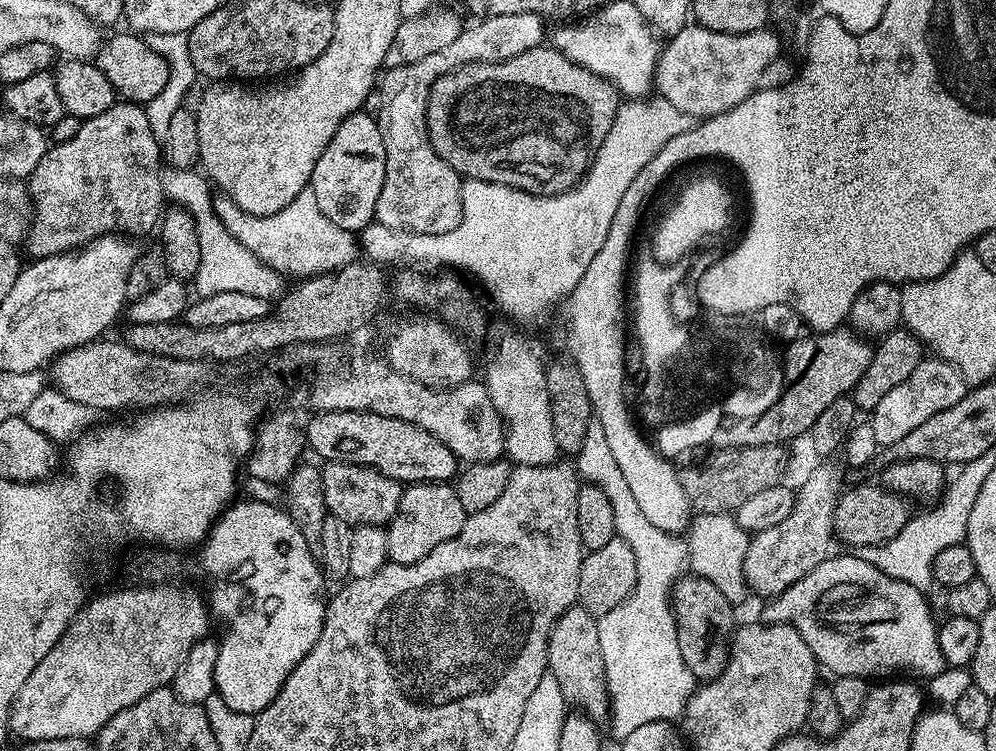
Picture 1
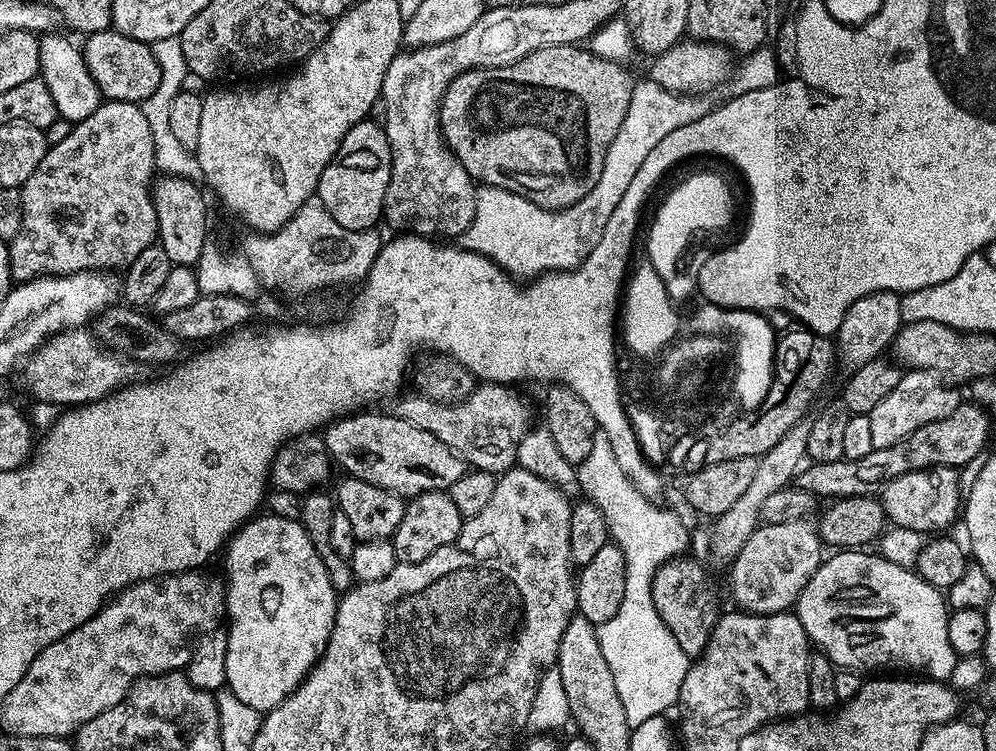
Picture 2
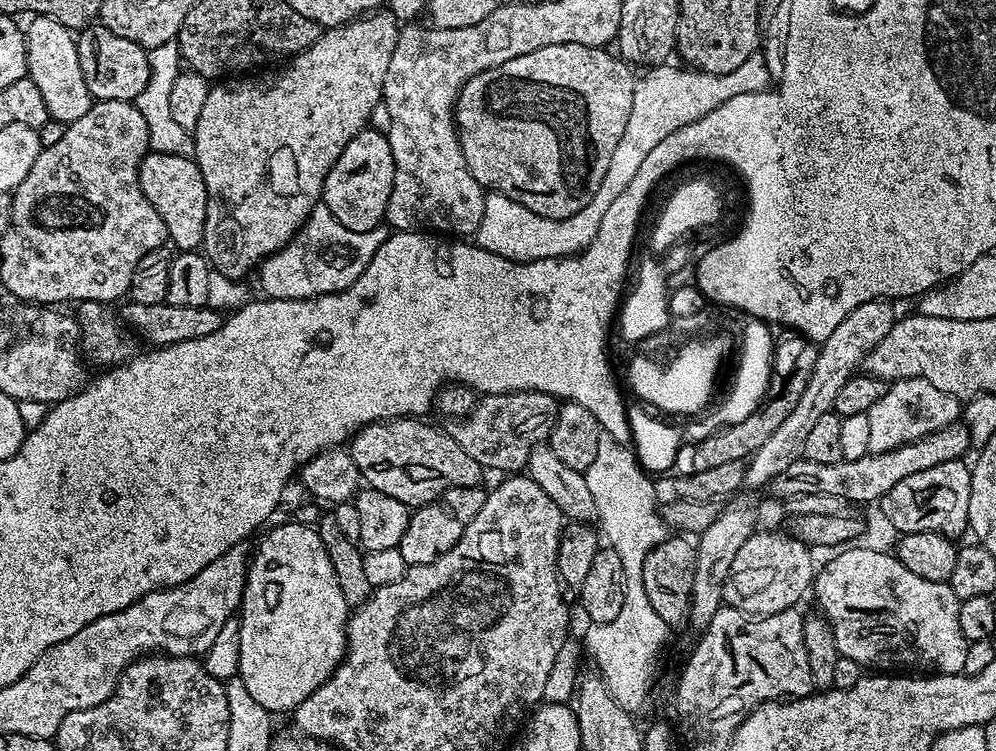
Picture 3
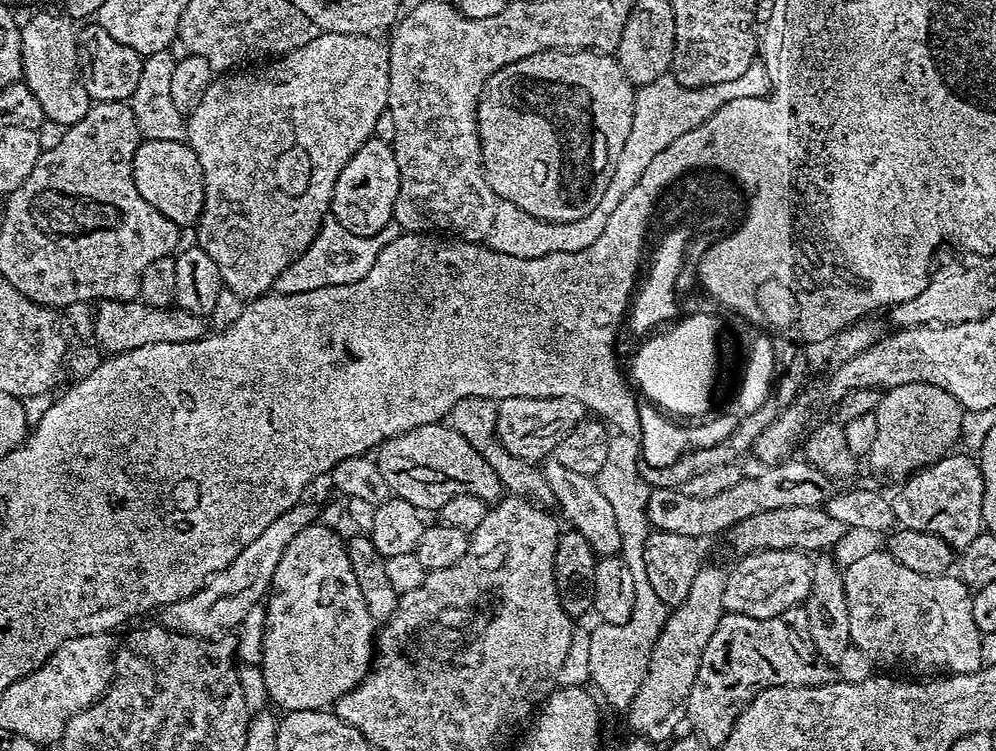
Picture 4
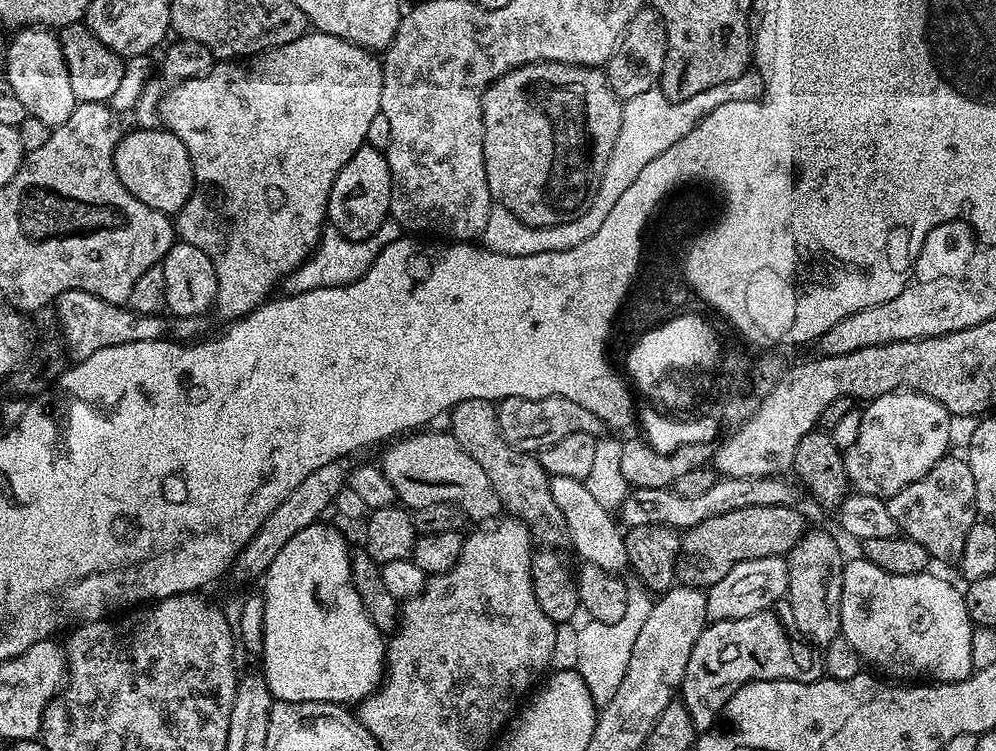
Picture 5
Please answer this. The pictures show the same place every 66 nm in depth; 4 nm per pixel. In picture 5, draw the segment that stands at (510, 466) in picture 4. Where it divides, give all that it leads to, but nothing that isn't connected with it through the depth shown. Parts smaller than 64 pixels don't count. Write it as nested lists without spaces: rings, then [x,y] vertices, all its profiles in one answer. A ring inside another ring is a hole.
[[[482,398],[458,402],[450,409],[447,427],[458,446],[462,446],[462,450],[466,450],[482,470],[486,470],[486,478],[490,478],[503,511],[527,524],[537,541],[545,540],[548,543],[545,545],[556,546],[552,544],[565,539],[566,529],[562,510],[558,510],[558,502],[554,502],[554,494],[550,494],[550,477],[535,455],[518,451],[502,438],[497,411],[493,401]]]

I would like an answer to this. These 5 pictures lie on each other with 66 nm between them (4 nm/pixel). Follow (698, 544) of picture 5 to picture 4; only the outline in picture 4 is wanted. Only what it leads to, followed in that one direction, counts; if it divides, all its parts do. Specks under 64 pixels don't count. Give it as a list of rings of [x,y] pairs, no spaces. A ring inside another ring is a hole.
[[[786,506],[782,510],[766,510],[762,514],[742,518],[727,530],[726,538],[729,546],[737,552],[735,555],[740,558],[747,556],[749,552],[766,550],[795,550],[811,554],[818,548],[832,550],[845,529],[842,522],[830,518],[823,507]]]

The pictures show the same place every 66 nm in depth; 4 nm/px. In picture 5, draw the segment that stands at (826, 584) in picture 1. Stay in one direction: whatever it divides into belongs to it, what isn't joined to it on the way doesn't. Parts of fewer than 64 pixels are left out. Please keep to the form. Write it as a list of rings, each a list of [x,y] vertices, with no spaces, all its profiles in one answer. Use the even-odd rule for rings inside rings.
[[[866,559],[850,560],[846,564],[846,638],[854,646],[854,650],[860,655],[861,661],[877,664],[884,673],[892,678],[919,678],[924,682],[939,682],[949,684],[952,680],[965,680],[971,676],[974,669],[971,662],[971,634],[974,629],[970,614],[966,614],[966,602],[964,601],[963,591],[955,588],[948,580],[943,580],[940,576],[931,576],[931,571],[925,570],[907,576],[906,574],[890,574],[874,562]]]

